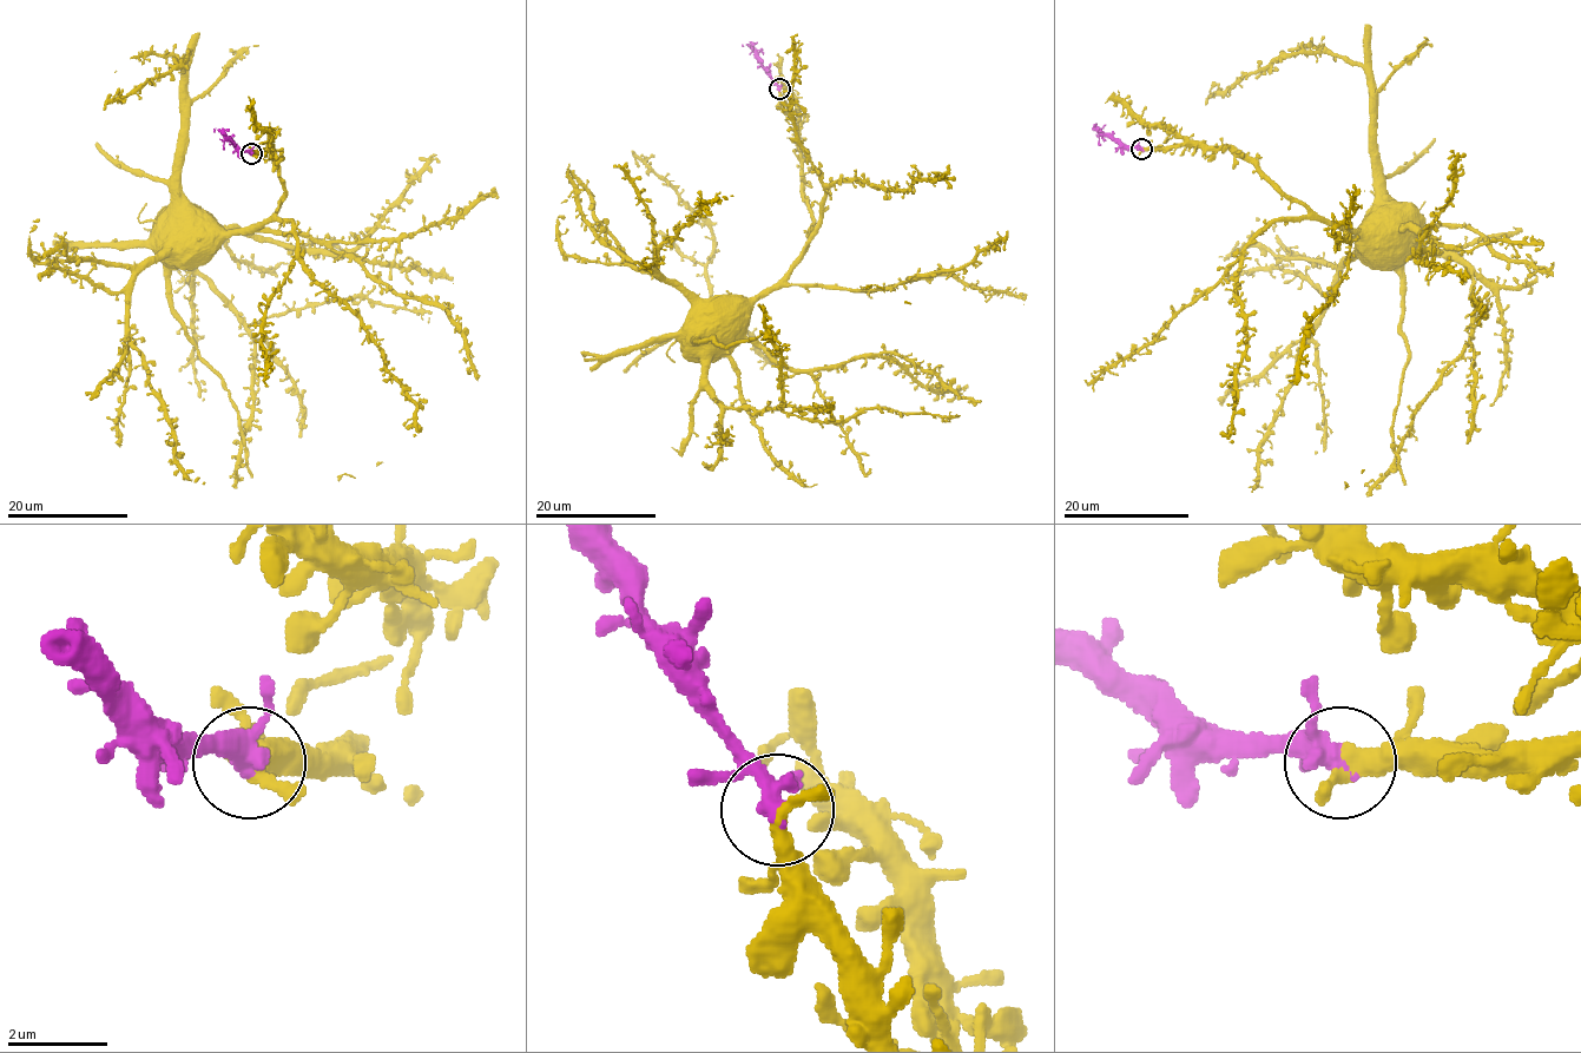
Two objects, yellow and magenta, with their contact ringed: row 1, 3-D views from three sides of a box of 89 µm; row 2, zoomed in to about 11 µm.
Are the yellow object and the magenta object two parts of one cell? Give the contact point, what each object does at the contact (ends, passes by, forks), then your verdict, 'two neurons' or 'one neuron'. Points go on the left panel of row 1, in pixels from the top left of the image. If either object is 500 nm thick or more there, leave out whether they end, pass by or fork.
at (251, 153); yellow passes by; magenta passes by; one neuron

